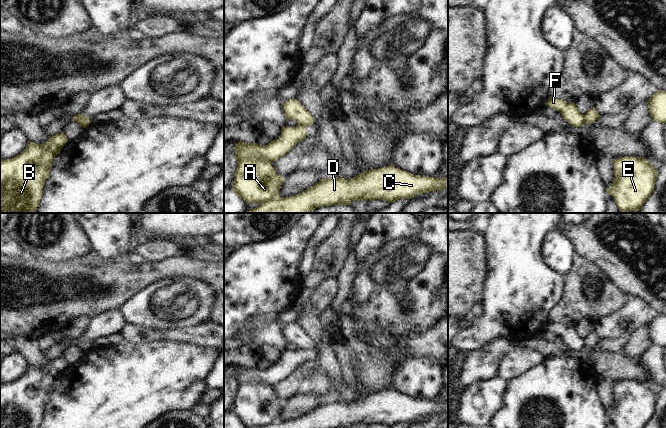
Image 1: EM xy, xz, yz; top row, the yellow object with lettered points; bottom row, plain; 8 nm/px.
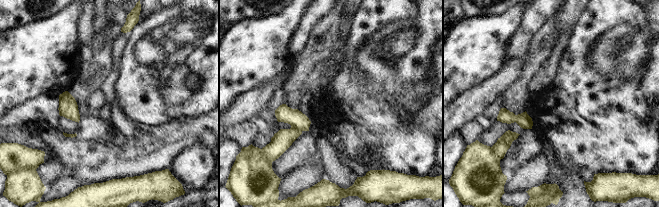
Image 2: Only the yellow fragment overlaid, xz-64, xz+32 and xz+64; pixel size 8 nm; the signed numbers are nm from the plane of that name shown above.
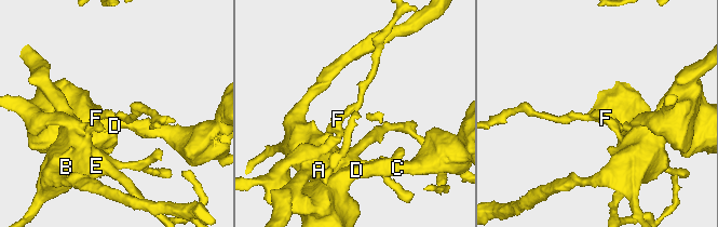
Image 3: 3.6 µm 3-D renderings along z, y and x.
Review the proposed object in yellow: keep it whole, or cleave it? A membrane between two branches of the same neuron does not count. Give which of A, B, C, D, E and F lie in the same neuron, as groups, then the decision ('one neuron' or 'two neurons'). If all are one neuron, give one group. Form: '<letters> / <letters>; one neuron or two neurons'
A B E F / C D; two neurons

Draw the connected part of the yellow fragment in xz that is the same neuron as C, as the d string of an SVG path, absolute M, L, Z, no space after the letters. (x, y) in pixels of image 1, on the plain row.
M389 389L359 397L349 404L339 401L321 403L297 419L260 428L351 428L357 424L376 423L392 427L433 414L447 413L448 400L440 403L423 401Z

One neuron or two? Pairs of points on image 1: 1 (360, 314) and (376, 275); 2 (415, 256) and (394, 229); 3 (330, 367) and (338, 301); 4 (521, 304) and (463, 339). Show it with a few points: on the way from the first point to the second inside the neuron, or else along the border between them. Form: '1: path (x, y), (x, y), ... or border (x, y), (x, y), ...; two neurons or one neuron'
1: path (370, 304), (376, 298), (376, 285); one neuron
2: border (420, 224), (415, 238), (394, 238), (379, 248); two neurons
3: border (336, 283), (337, 294), (329, 306); two neurons
4: path (507, 314), (477, 335); one neuron

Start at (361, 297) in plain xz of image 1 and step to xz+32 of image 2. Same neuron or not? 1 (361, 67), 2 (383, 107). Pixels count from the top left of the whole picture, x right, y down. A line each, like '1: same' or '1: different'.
1: same
2: different

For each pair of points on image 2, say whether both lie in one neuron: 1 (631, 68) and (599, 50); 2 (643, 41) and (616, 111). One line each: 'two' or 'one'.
1: one
2: two

